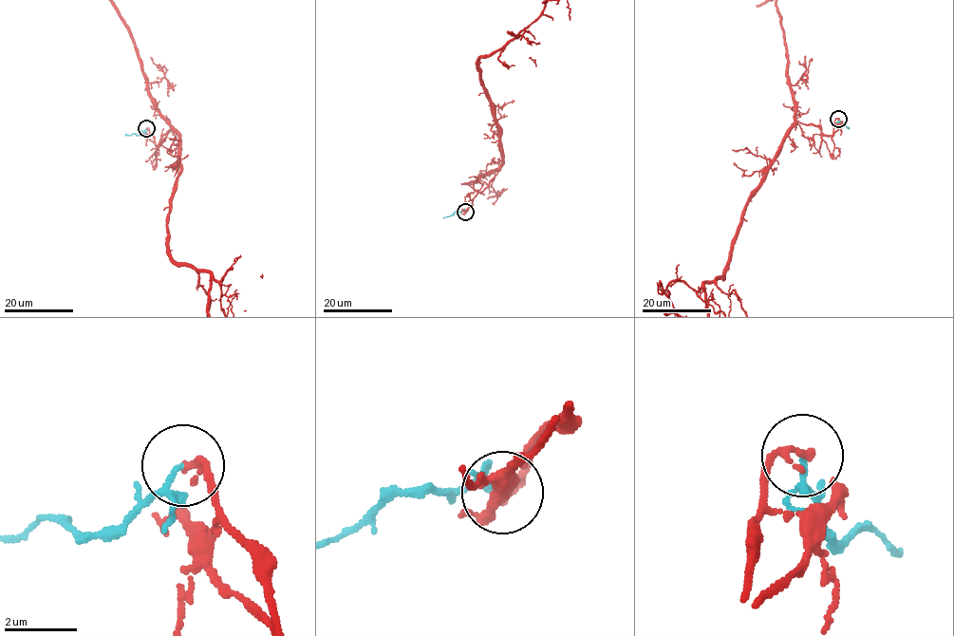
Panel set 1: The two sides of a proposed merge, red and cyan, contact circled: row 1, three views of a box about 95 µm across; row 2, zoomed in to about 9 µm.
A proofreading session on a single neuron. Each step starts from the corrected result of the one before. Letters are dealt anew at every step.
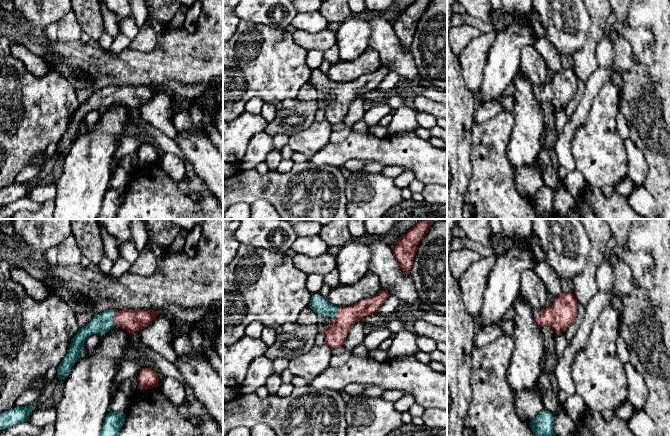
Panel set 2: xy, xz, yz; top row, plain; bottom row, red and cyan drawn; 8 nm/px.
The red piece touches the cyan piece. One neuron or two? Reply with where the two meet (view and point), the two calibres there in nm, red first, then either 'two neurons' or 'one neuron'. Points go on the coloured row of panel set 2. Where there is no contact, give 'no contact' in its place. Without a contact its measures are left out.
xy (114, 318) | 190/160 nm | one neuron

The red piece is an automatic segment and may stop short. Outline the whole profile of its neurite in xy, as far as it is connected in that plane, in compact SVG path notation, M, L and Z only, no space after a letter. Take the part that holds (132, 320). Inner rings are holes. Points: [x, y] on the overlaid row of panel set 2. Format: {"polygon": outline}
{"polygon": "M121 309L107 310L95 315L71 340L67 355L57 367L57 378L60 381L70 372L83 355L84 342L90 335L105 334L114 326L121 327L130 334L138 332L149 326L158 314L158 311L147 309Z"}

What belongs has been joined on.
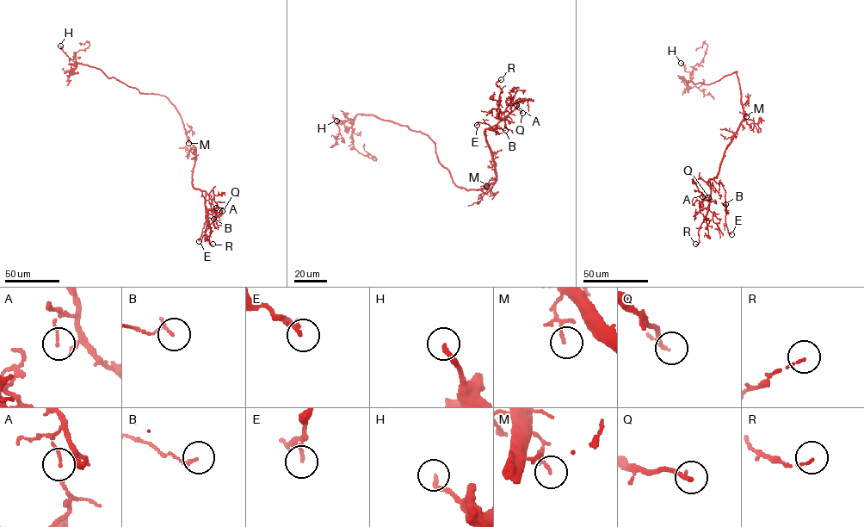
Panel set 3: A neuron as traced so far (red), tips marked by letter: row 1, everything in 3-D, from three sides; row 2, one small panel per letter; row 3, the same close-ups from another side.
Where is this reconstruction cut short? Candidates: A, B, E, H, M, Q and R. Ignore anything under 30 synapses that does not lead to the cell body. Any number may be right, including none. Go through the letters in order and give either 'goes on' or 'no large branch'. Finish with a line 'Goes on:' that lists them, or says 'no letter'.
A: no large branch
B: no large branch
E: no large branch
H: no large branch
M: no large branch
Q: no large branch
R: no large branch
Goes on: no letter

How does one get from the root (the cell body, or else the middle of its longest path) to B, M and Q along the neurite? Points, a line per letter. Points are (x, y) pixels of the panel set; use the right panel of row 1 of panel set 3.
B: (737, 76), (743, 120), (726, 148), (718, 174), (714, 179), (722, 184), (725, 204)
M: (737, 76), (746, 116)
Q: (737, 76), (743, 120), (726, 148), (717, 176), (706, 182), (700, 178), (695, 181), (698, 190), (708, 197)

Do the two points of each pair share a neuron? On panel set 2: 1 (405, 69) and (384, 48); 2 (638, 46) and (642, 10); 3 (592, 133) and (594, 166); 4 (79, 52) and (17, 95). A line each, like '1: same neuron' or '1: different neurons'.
1: same neuron
2: different neurons
3: same neuron
4: different neurons

